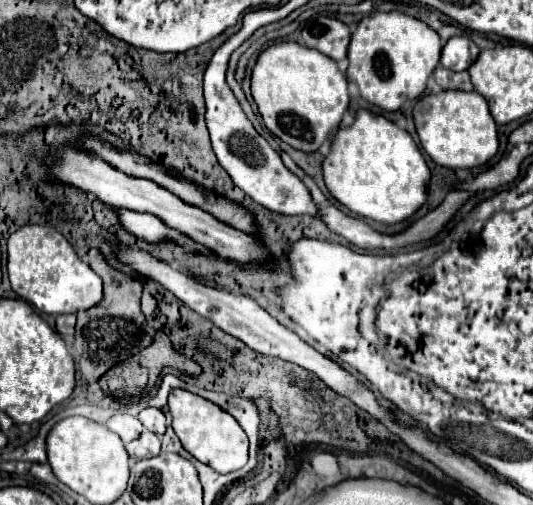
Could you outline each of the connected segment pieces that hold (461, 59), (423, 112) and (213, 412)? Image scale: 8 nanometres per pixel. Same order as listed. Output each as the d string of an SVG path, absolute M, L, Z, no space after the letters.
M454 36L442 48L440 64L452 72L462 72L472 66L472 62L478 58L478 54L480 54L480 48L470 38Z
M444 90L414 102L414 124L426 154L444 168L478 168L488 164L498 148L498 128L486 100L478 92Z
M172 390L168 396L168 408L172 416L172 428L180 438L182 446L202 464L208 464L212 470L220 474L228 474L240 470L248 462L248 436L242 432L240 424L216 404L186 392L186 390Z

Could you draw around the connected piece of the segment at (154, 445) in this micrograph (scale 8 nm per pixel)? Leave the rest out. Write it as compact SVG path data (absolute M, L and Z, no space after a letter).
M144 432L140 438L126 444L126 450L128 450L132 462L144 460L144 458L154 458L160 454L160 438L154 436L152 432Z

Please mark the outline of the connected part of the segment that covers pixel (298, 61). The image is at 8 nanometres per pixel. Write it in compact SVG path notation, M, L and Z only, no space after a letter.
M296 42L272 44L260 54L252 70L252 96L266 128L288 146L306 154L316 152L324 144L350 106L348 80L336 62Z

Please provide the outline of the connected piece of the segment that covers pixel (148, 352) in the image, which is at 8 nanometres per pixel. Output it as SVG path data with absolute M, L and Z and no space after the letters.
M162 330L156 332L154 342L138 354L138 362L140 362L140 366L144 366L148 370L148 388L154 386L154 382L158 380L158 374L166 366L172 366L188 376L198 376L202 372L202 368L196 362L188 360L186 356L178 354L172 348L170 340L166 338L166 334Z

